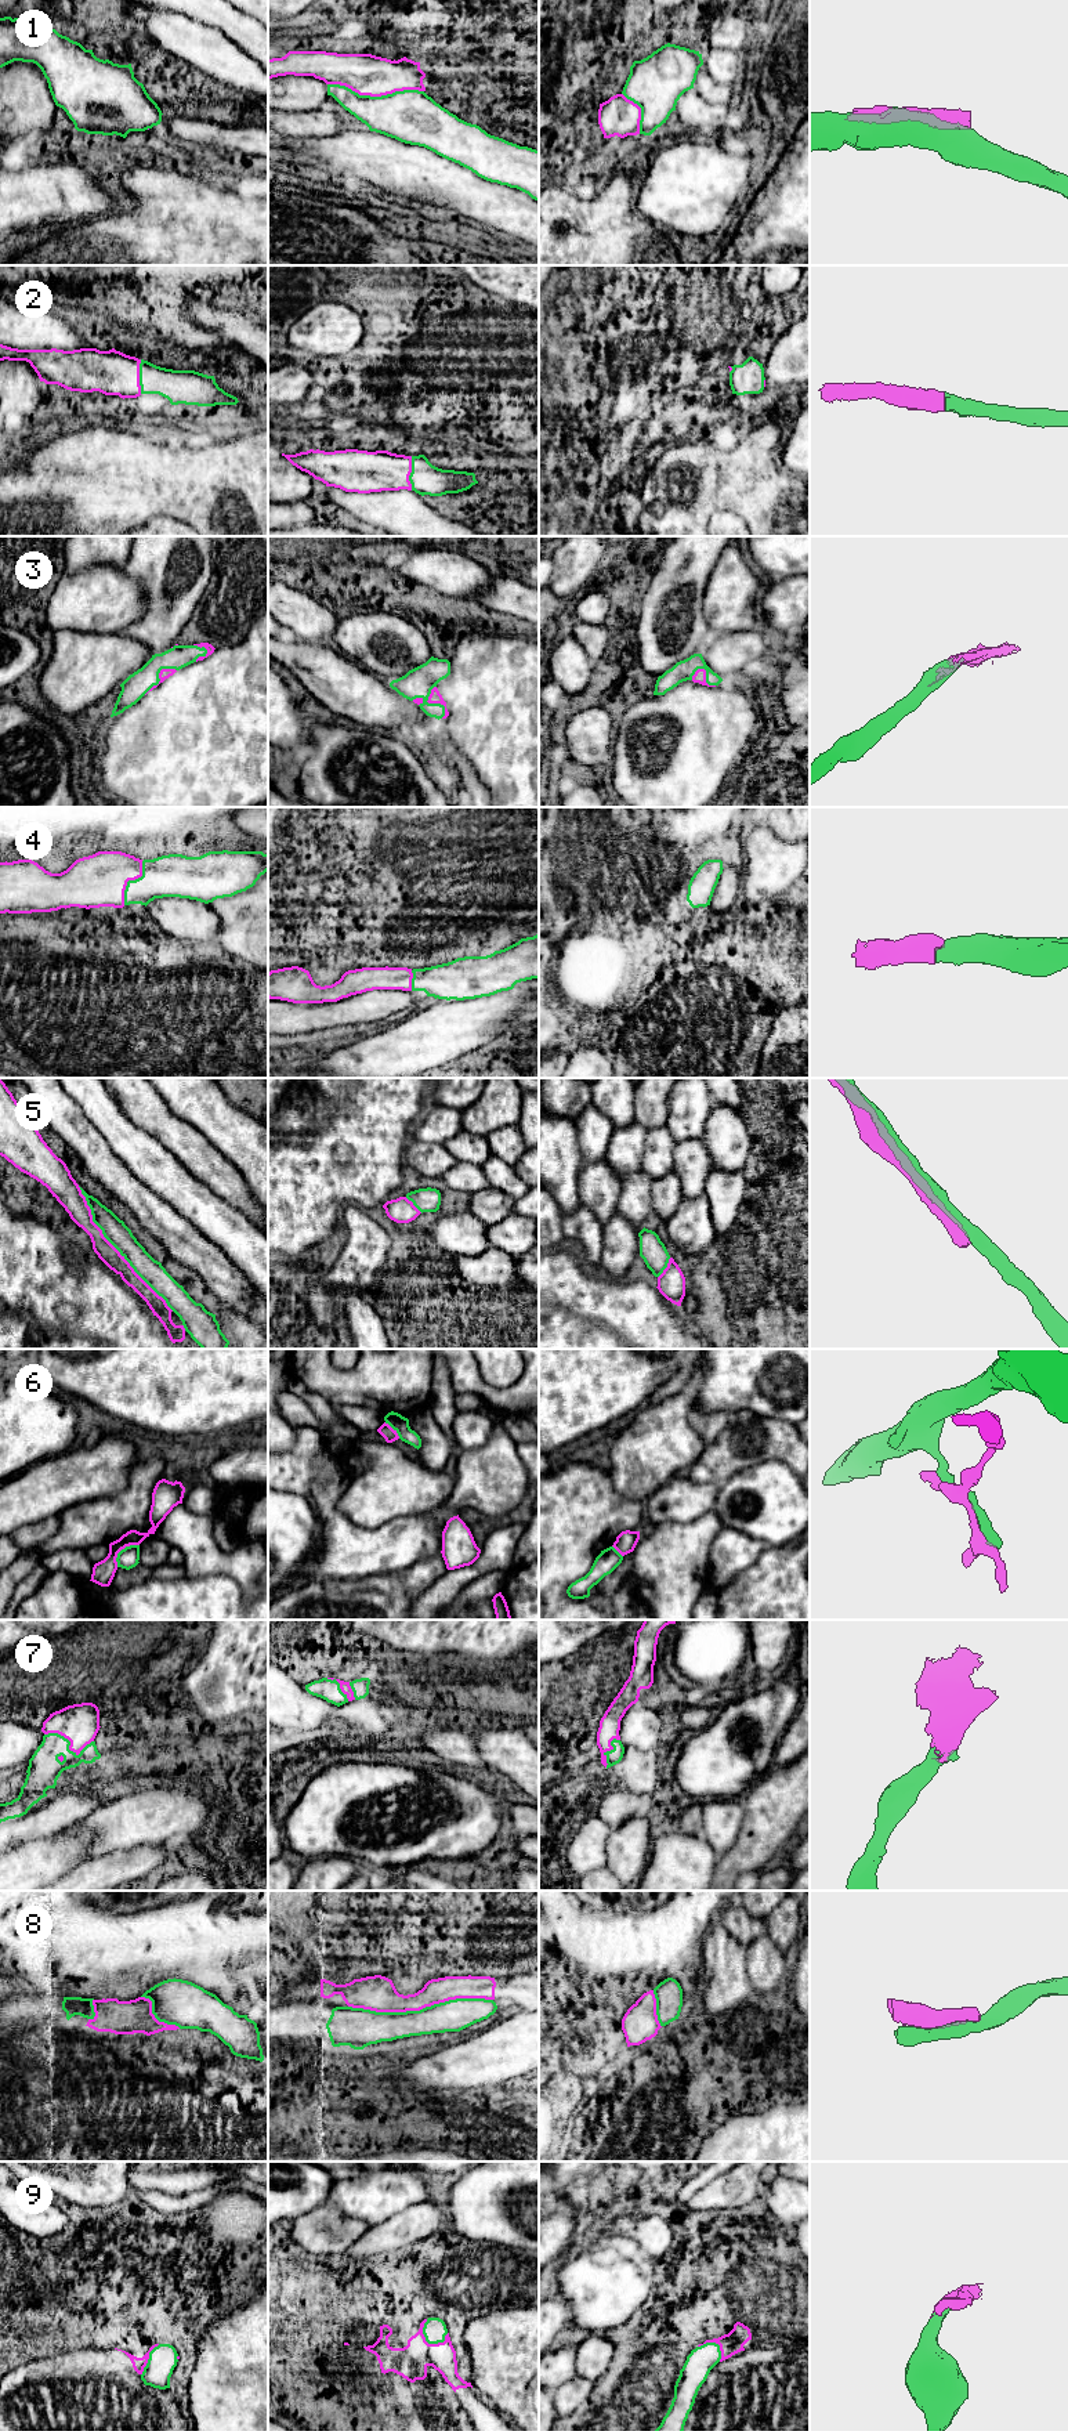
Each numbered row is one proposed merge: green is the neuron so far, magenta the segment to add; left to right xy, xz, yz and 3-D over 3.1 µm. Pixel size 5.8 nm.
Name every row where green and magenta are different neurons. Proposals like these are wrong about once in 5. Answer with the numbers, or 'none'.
1, 5, 6, 8

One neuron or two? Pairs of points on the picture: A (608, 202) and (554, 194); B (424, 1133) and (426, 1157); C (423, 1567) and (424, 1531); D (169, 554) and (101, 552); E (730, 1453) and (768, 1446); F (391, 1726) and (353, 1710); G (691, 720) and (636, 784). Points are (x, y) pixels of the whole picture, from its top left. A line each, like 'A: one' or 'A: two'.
A: one
B: two
C: two
D: two
E: one
F: one
G: one

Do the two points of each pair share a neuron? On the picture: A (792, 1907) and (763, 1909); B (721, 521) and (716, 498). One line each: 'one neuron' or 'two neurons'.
A: two neurons
B: two neurons

